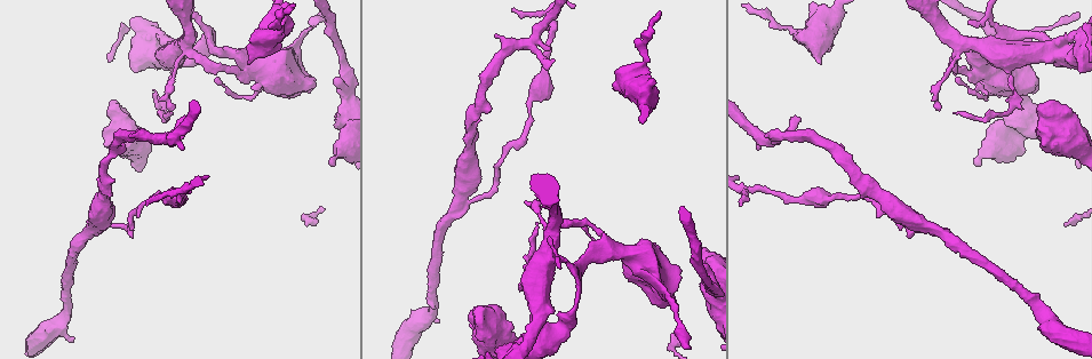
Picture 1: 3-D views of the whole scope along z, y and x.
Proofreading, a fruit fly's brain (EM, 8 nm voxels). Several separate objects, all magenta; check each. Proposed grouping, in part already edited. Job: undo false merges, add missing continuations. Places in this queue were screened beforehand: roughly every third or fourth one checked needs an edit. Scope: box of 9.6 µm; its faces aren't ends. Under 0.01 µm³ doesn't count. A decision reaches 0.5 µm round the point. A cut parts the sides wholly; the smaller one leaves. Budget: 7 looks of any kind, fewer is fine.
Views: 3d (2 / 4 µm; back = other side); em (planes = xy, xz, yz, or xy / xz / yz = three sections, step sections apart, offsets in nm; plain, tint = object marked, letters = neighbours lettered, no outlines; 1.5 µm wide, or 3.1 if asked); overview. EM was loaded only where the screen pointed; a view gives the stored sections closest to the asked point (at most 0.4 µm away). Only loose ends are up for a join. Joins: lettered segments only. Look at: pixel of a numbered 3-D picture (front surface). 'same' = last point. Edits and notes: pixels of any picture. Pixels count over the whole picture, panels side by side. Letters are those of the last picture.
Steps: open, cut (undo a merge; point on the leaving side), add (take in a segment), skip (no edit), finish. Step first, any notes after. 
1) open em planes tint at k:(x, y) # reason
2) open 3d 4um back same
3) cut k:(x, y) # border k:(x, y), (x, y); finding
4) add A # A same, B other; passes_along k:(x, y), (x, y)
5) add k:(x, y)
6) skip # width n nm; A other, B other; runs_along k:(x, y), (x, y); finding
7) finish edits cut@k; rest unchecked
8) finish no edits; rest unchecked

open em planes letters at 1:(183, 189)

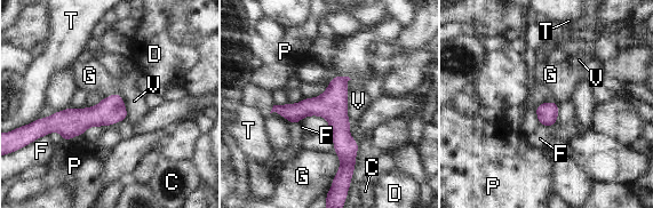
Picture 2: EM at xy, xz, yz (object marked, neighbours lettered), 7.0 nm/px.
skip # C other, D other, F other, G other, P other, T other, V other; runs_along 2:(336, 79), (345, 148), (341, 175); all the same neuron

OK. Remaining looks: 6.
open 3d 4um at 1:(975, 165) # stops while still wide

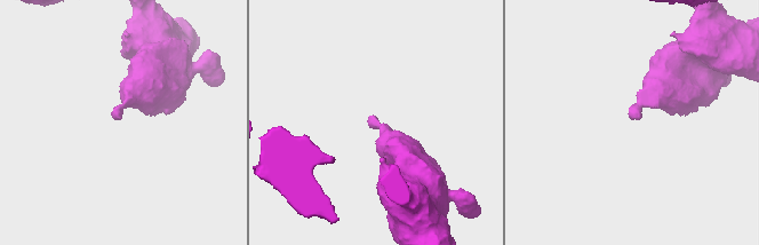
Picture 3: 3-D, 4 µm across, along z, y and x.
open em planes letters at 3:(633, 119)

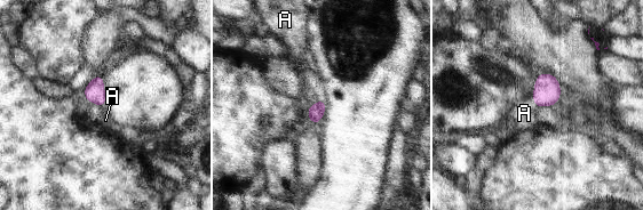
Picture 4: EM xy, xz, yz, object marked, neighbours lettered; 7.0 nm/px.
add A # A same; passes_along 4:(547, 89), (533, 102), (524, 113); it goes on there

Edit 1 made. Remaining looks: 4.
open overview # see it whole again

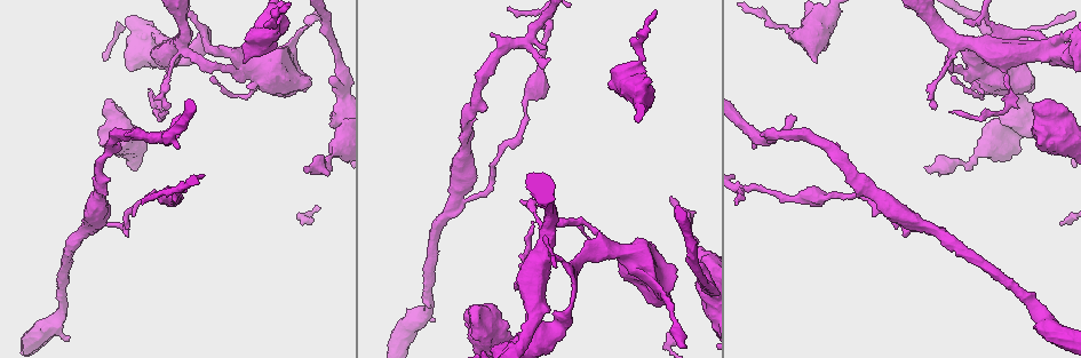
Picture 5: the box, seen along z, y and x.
open 3d 4um back at 5:(432, 320) # stops while still wide

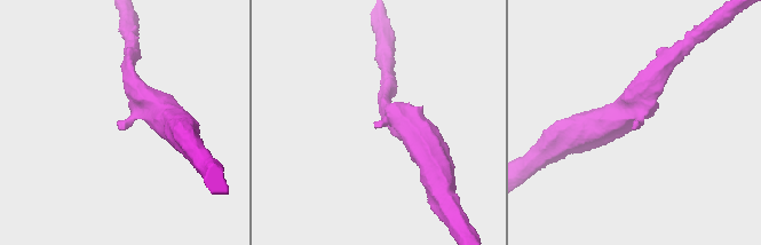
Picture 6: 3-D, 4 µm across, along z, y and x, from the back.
open em xy step 8 letters at 6:(633, 127)

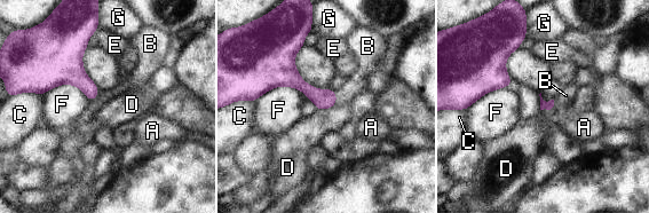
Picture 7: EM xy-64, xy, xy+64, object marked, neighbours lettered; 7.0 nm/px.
open em planes letters same # another direction

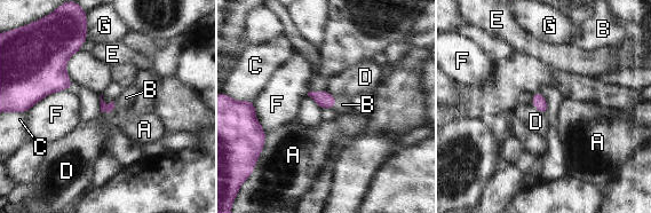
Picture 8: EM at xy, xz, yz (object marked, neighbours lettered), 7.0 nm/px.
add B # A other, B same, C other, D other, E other, F other, G other; passes_along 8:(324, 100), (335, 102), (342, 104); the neuron continues

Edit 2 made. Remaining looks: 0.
finish edits add@4, add@8; rest unchecked

